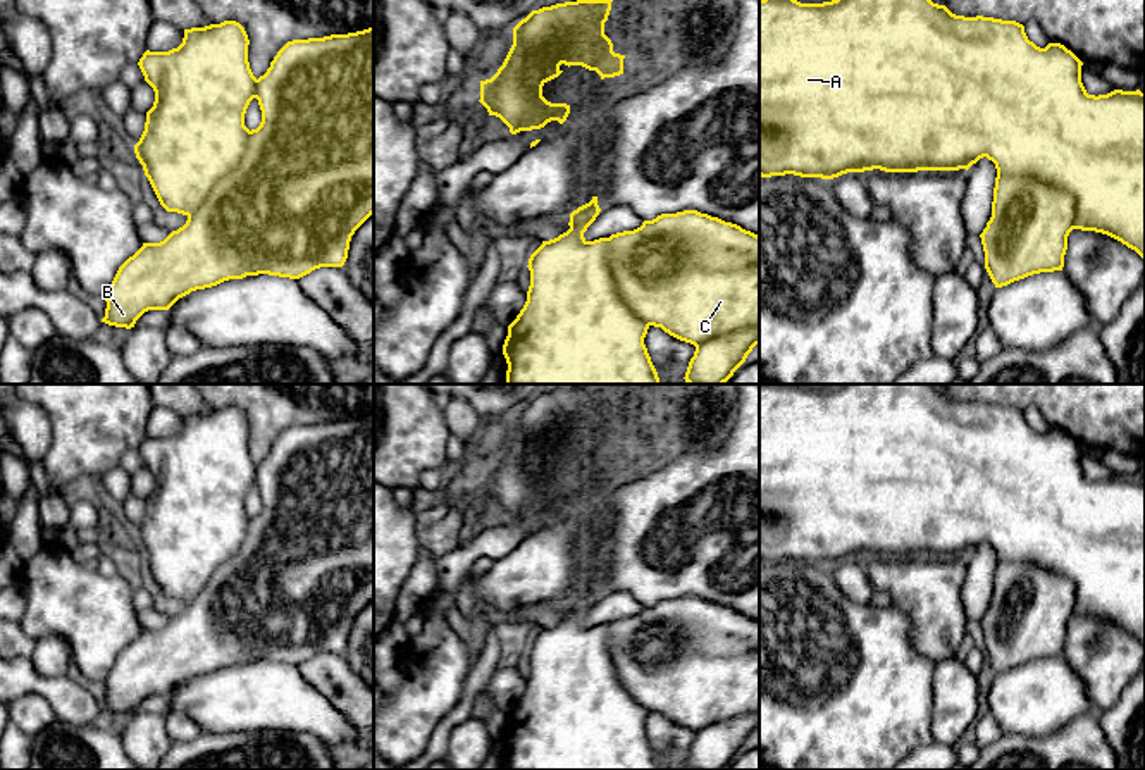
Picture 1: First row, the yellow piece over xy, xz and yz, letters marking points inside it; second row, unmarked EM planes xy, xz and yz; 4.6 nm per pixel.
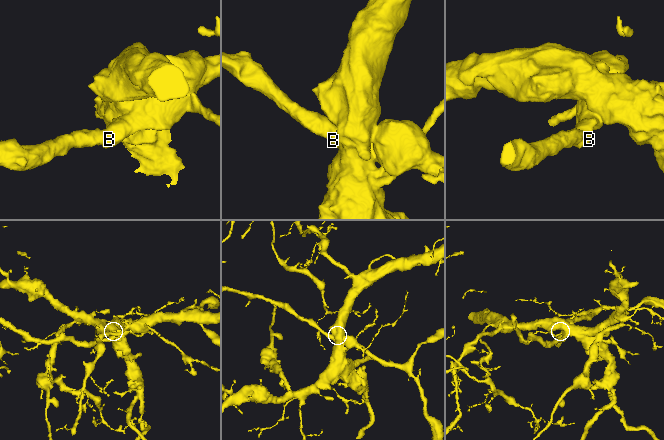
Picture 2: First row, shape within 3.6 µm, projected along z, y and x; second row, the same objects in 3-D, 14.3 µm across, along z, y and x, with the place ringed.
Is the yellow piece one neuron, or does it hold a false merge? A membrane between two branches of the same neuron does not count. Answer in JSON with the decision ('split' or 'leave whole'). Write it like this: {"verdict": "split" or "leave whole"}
{"verdict": "split"}

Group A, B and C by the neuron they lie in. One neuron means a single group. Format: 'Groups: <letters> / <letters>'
Groups: A / B C

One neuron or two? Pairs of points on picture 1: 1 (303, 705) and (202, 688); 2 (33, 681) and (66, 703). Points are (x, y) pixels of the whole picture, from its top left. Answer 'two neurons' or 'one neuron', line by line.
1: one neuron
2: one neuron

